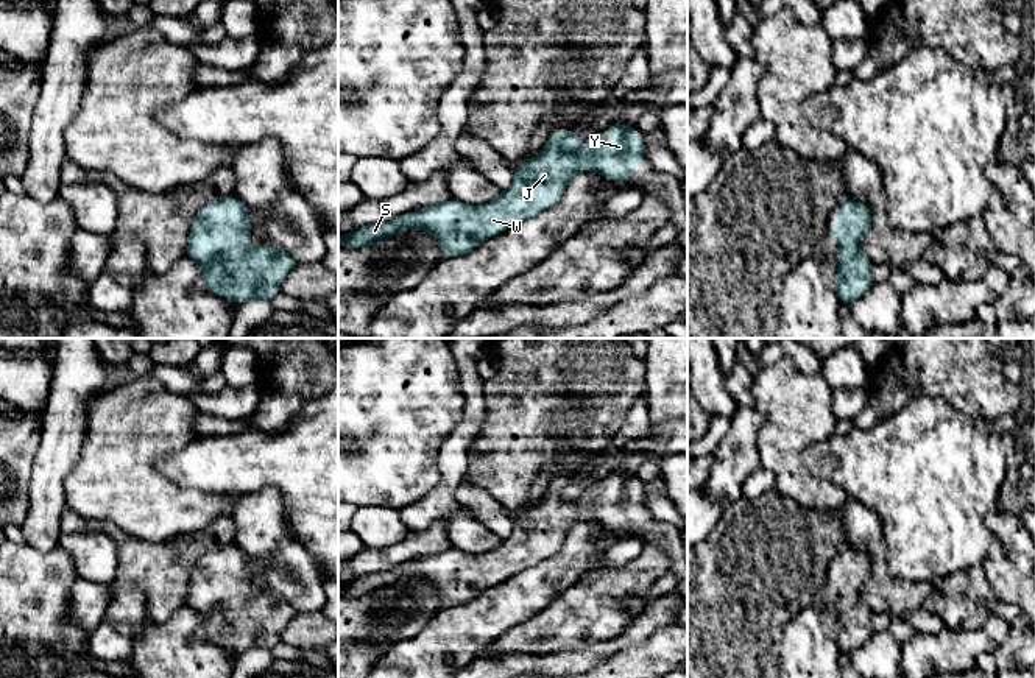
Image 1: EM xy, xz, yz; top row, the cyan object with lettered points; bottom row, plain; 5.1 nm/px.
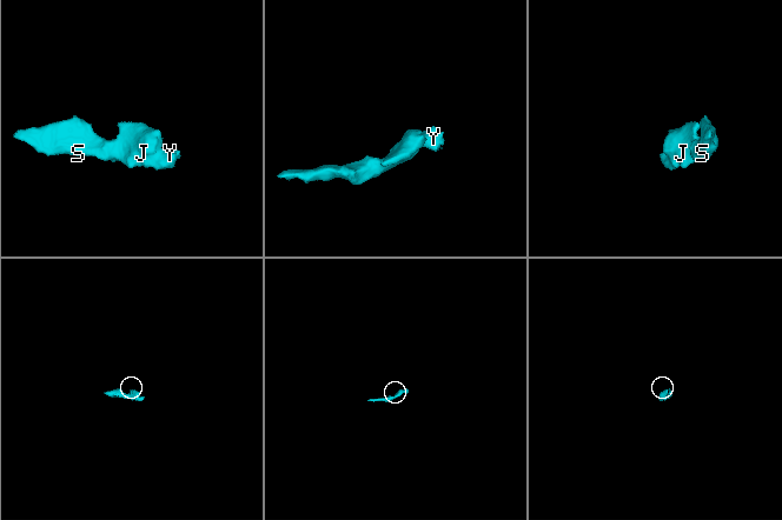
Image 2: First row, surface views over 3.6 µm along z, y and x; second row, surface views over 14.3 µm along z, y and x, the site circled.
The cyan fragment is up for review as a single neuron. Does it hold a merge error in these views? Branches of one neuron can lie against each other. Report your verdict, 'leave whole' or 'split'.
leave whole

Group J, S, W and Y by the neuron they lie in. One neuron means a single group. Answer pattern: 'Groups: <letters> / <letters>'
Groups: J S W Y

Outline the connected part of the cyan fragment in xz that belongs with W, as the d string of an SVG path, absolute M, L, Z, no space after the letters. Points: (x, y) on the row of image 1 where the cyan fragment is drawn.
M613 123L591 145L580 148L580 131L555 129L544 148L522 161L511 185L488 204L469 206L454 198L338 235L338 246L377 245L405 229L422 229L438 243L446 259L472 251L479 243L513 228L561 201L578 171L631 182L633 168L647 164L645 134L633 136L634 123Z

